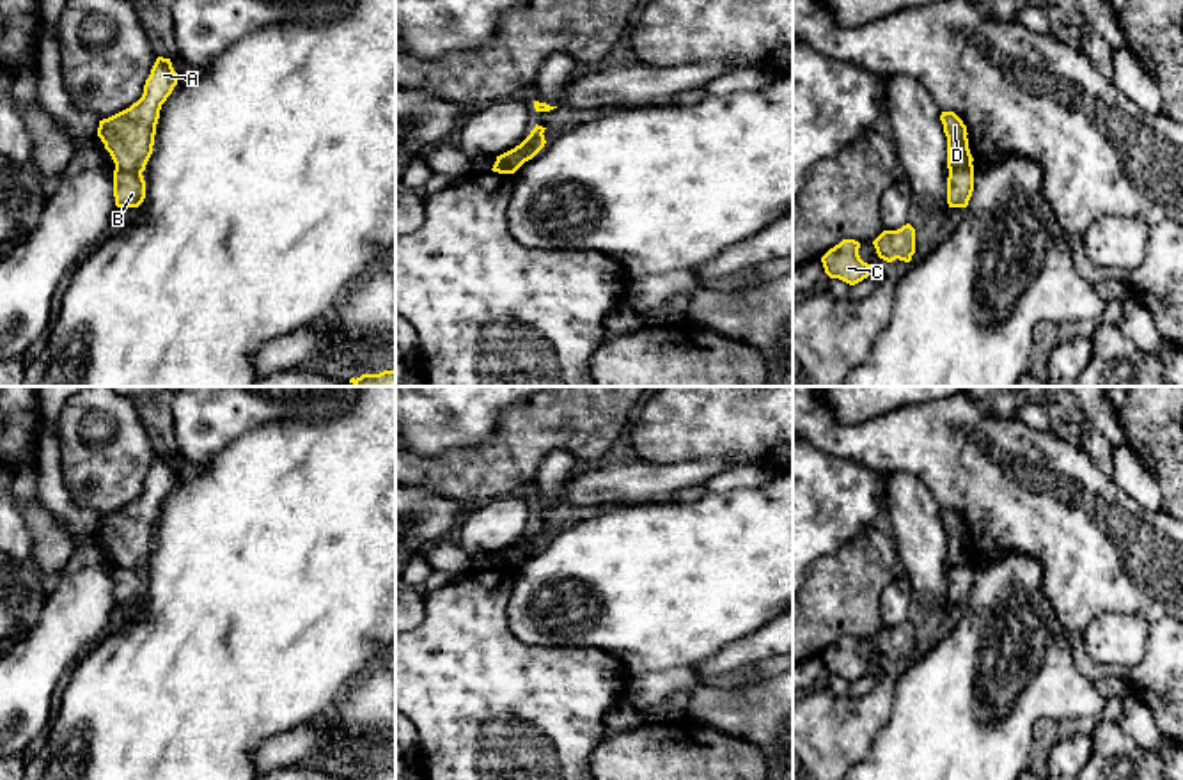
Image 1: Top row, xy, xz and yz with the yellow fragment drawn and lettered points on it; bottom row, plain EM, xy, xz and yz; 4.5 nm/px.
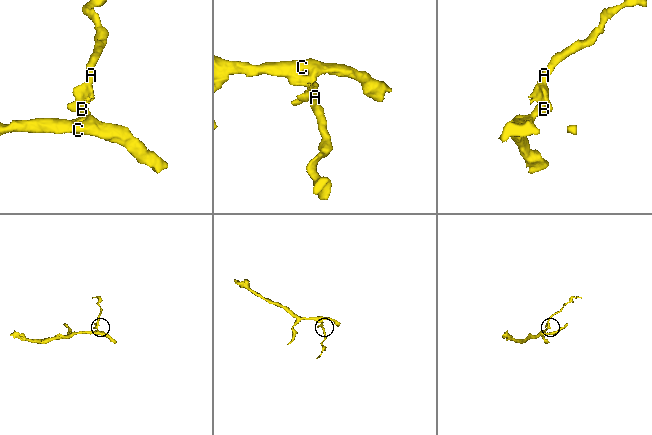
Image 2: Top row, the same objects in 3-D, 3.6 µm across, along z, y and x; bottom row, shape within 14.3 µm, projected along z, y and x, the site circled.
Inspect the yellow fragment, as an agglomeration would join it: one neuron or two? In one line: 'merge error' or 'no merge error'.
merge error

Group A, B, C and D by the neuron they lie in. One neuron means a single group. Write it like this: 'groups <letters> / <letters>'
groups A D / B C

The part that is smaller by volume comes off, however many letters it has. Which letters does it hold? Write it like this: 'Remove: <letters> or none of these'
Remove: A, D

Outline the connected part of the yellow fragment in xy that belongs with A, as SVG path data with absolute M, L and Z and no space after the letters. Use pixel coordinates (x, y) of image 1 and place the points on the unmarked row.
M158 454L145 477L142 495L129 505L99 518L98 534L115 566L138 571L145 567L153 551L161 502L177 482L177 473L170 456Z

